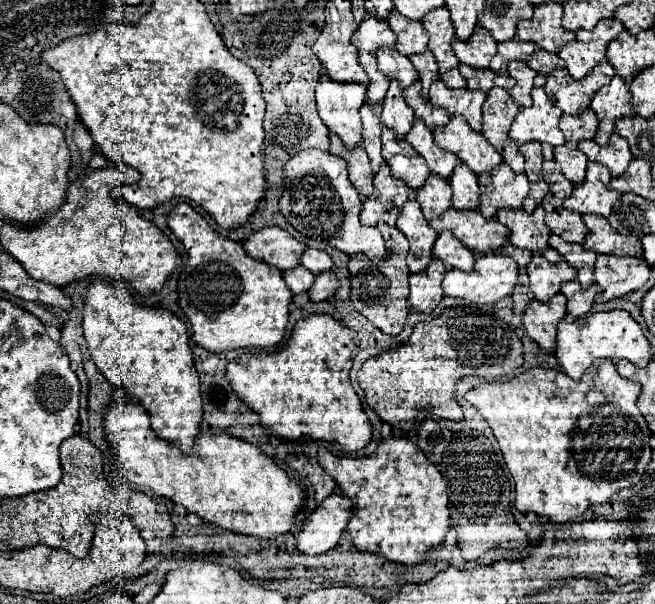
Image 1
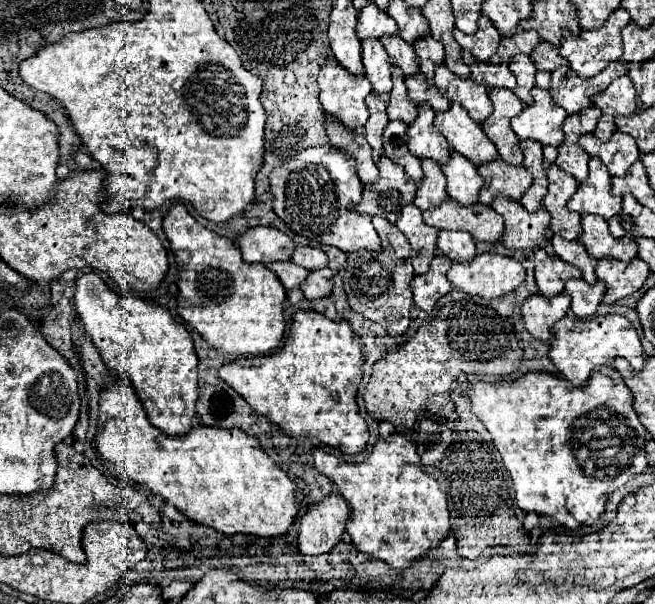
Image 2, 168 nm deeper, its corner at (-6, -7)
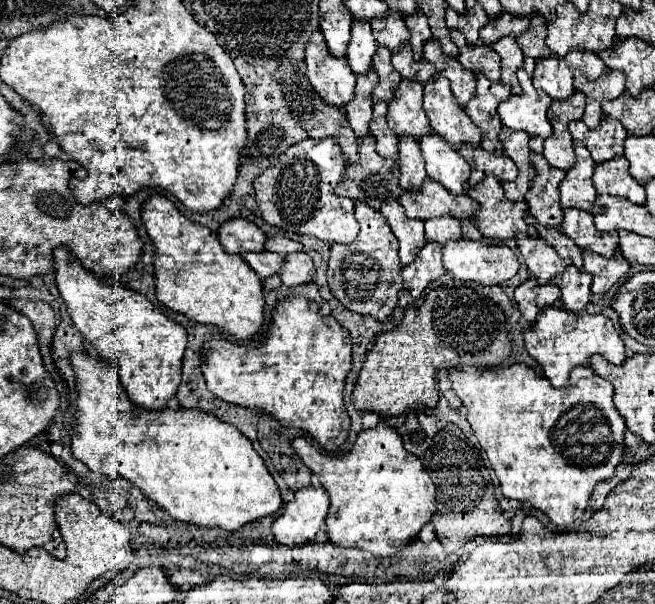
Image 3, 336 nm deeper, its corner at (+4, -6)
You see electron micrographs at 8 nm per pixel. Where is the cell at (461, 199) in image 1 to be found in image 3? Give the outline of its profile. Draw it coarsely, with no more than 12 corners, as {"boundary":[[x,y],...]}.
{"boundary":[[438,134],[420,138],[428,176],[466,194],[470,166]]}

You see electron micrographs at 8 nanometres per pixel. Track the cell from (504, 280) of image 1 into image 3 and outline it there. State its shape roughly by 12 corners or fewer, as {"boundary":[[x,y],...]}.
{"boundary":[[450,240],[444,268],[458,280],[494,286],[518,272],[506,244]]}

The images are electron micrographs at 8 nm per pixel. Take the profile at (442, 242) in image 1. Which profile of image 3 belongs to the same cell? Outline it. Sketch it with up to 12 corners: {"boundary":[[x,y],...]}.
{"boundary":[[440,216],[426,222],[426,240],[460,240],[460,220]]}

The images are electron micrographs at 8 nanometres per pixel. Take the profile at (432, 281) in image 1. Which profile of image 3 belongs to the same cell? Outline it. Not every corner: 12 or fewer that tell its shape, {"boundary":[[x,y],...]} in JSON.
{"boundary":[[426,244],[402,268],[406,290],[420,298],[430,282],[446,274],[442,248]]}

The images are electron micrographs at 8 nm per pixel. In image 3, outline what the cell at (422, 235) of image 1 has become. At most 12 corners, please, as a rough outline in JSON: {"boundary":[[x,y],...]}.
{"boundary":[[396,200],[380,212],[400,242],[402,266],[426,244],[424,222],[406,218]]}

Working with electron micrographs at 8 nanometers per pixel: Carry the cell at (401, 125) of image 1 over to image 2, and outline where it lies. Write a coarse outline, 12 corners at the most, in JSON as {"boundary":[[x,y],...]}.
{"boundary":[[392,67],[388,117],[410,125],[416,105],[408,99],[404,73]]}

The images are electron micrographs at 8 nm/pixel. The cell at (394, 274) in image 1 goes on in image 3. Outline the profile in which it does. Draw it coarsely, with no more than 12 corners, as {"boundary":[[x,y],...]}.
{"boundary":[[356,202],[360,234],[332,244],[328,286],[352,312],[386,320],[402,290],[398,242]]}

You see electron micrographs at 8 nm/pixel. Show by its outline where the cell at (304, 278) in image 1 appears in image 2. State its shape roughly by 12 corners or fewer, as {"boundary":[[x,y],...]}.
{"boundary":[[292,261],[266,265],[286,289],[300,287],[308,271]]}

